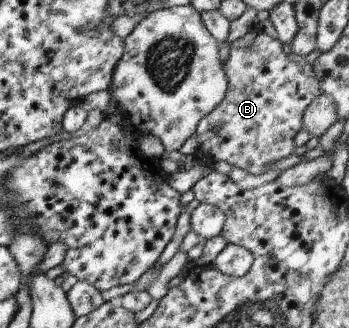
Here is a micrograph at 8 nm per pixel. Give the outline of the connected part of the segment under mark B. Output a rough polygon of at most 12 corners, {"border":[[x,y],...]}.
{"border":[[260,28],[231,43],[228,92],[195,132],[250,174],[296,150],[321,90]]}

